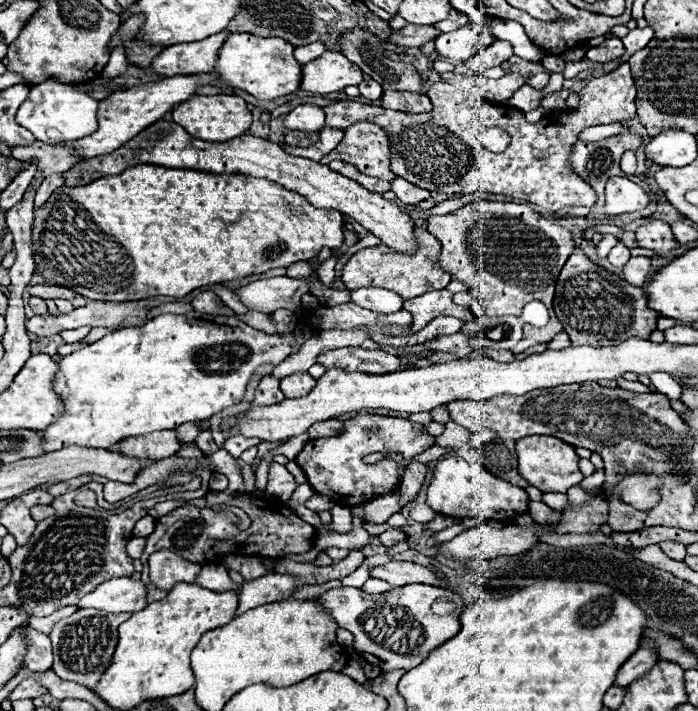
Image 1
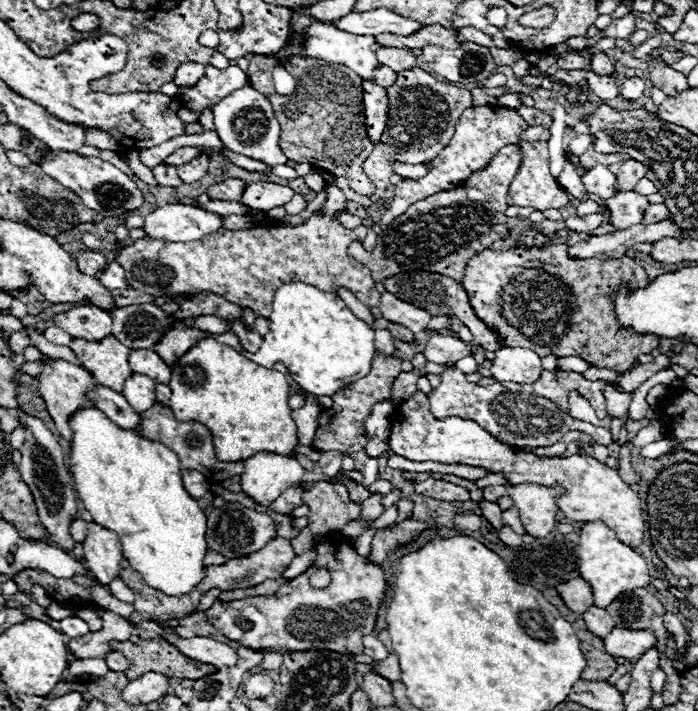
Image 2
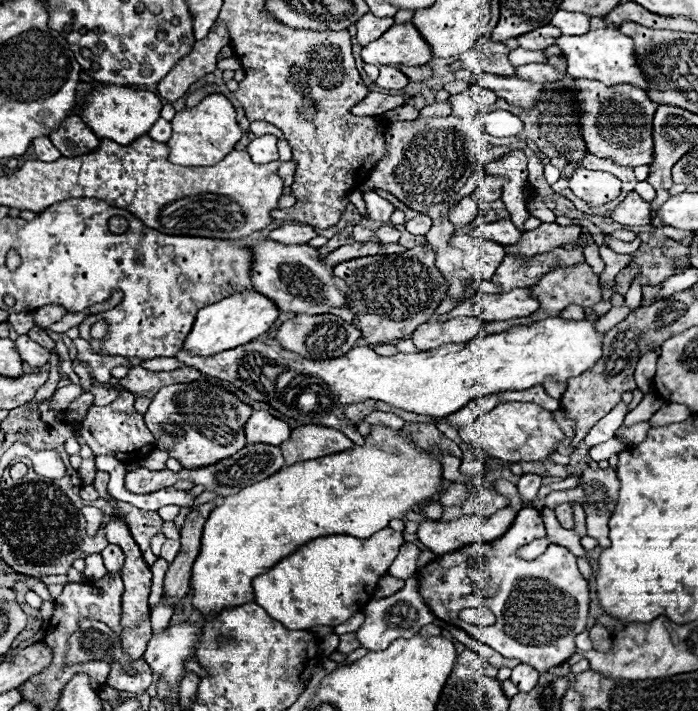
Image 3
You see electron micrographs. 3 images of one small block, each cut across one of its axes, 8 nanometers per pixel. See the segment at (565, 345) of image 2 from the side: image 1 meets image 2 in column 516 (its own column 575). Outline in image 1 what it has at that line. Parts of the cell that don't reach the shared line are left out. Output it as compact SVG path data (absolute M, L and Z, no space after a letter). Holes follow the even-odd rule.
M576 248L564 264L554 294L554 312L562 322L564 332L572 344L614 346L632 336L648 338L656 330L658 314L646 306L646 294L642 288L628 284L624 278L588 260L588 256ZM602 270L602 272L594 272Z

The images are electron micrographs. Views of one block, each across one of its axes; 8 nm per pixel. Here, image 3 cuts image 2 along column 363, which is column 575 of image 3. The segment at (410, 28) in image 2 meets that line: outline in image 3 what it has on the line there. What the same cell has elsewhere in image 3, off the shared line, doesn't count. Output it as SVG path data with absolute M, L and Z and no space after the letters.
M558 10L550 20L550 24L560 28L562 34L588 32L588 22L590 22L590 16L578 14L578 12L566 12L566 10Z

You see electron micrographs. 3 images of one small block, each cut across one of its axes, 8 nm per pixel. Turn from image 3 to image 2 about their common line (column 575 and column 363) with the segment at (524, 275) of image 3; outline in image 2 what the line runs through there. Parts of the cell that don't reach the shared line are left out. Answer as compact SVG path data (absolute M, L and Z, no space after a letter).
M518 144L504 146L490 160L488 168L472 174L472 178L456 190L438 192L424 198L412 204L390 226L384 226L372 252L364 250L360 242L352 242L348 256L352 256L352 260L360 260L360 264L366 264L376 282L408 270L438 272L462 282L466 262L492 242L504 240L510 232L506 226L508 218L504 216L504 210L508 208L506 194L518 172L520 158Z

